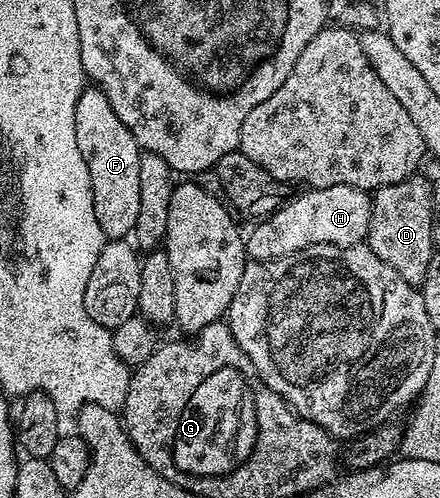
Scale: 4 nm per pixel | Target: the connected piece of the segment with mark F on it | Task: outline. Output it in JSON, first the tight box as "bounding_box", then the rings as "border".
{"bounding_box":[74,85,142,240],"border":[[[94,85],[85,86],[76,102],[74,137],[78,137],[78,149],[90,173],[94,193],[94,217],[98,217],[98,225],[102,225],[105,240],[131,236],[138,221],[138,165],[142,152],[130,129],[126,129],[126,125],[118,121],[118,113],[114,113],[106,93],[102,93]]]}

